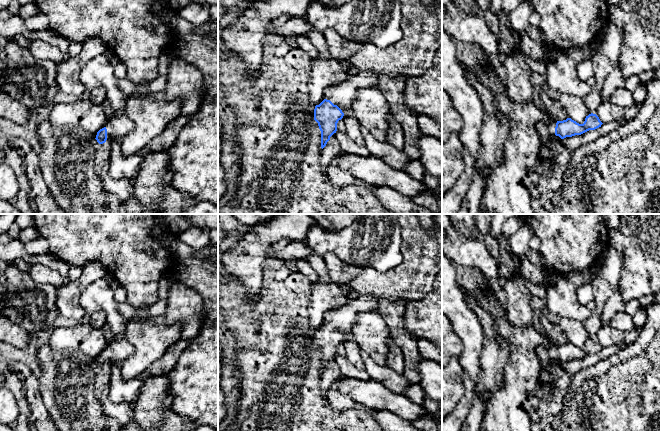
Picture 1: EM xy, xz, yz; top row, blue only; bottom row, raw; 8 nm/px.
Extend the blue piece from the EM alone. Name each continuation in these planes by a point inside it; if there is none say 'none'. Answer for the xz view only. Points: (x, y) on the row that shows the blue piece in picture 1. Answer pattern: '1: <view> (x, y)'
1: xz (343, 95)

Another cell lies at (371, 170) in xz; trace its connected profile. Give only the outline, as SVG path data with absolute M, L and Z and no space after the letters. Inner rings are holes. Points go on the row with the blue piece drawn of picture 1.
M344 153L339 158L338 167L371 187L388 186L410 198L426 193L422 181L415 180L404 170L391 168L382 159L373 155Z

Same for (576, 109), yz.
M561 94L557 99L561 108L566 110L569 118L583 124L585 118L591 114L581 98L569 94Z

